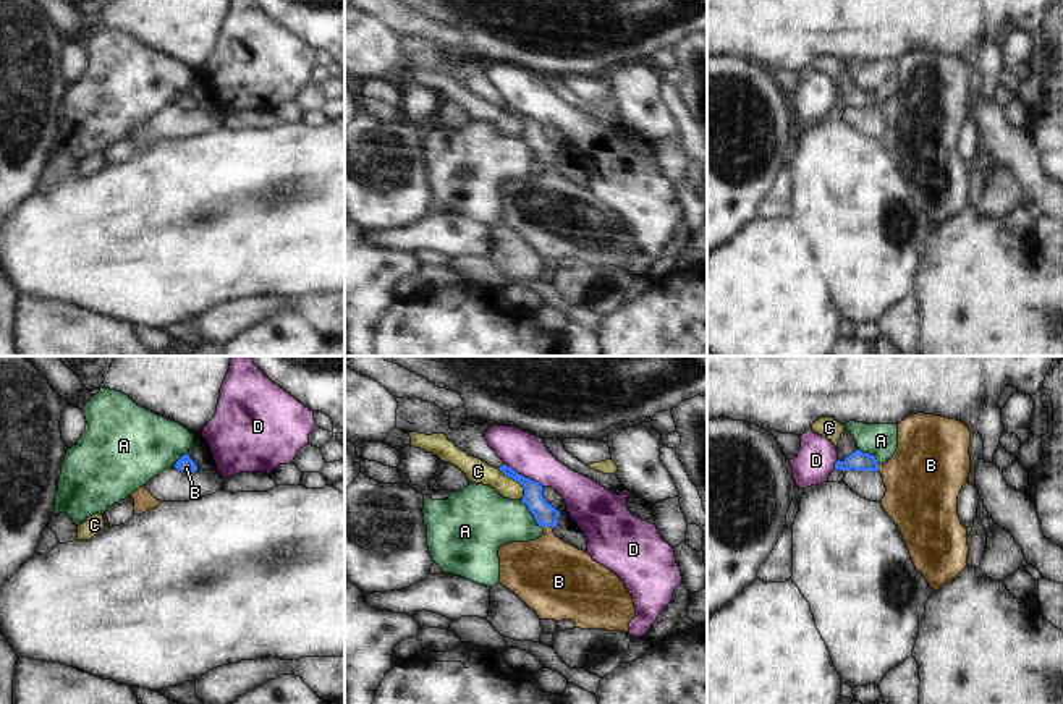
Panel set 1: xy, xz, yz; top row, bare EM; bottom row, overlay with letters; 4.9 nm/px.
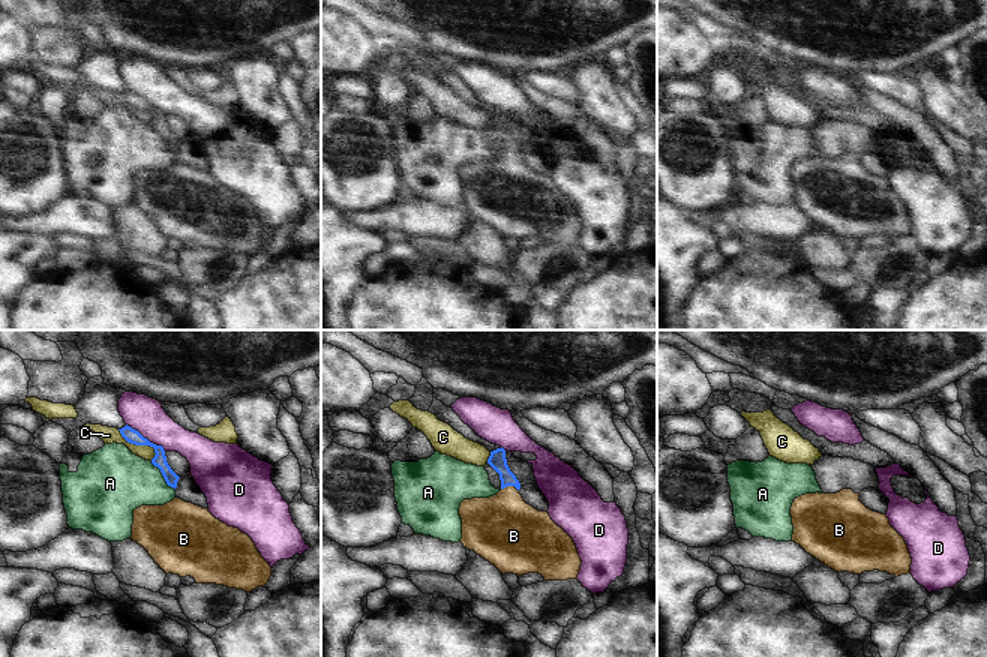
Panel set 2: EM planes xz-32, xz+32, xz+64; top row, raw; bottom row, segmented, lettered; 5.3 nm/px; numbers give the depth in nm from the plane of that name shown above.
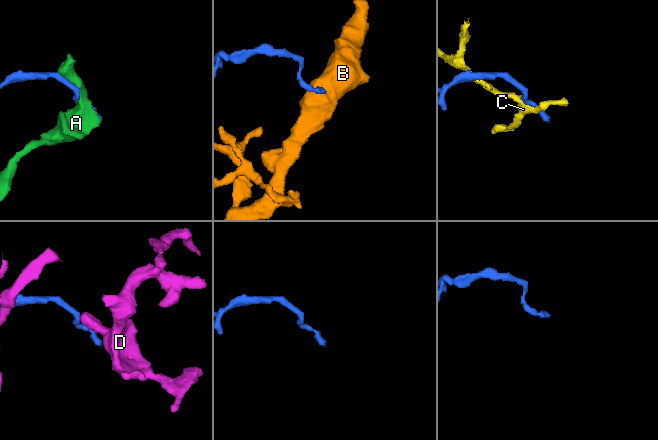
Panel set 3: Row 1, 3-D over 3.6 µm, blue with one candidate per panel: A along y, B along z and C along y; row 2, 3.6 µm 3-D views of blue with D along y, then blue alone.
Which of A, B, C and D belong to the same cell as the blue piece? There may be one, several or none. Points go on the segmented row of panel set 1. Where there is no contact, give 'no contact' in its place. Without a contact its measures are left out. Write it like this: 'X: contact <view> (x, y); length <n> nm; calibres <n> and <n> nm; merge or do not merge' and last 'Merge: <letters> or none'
A: contact xz (531, 512); length 180 nm; calibres 110 and 300 nm; do not merge
B: contact xz (547, 525); length 50 nm; calibres 110 and 380 nm; merge
C: contact xz (516, 479); length 200 nm; calibres 110 and 120 nm; do not merge
D: contact xz (523, 476); length 220 nm; calibres 110 and 200 nm; do not merge
Merge: B

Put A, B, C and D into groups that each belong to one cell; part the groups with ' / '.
A / B / C / D

